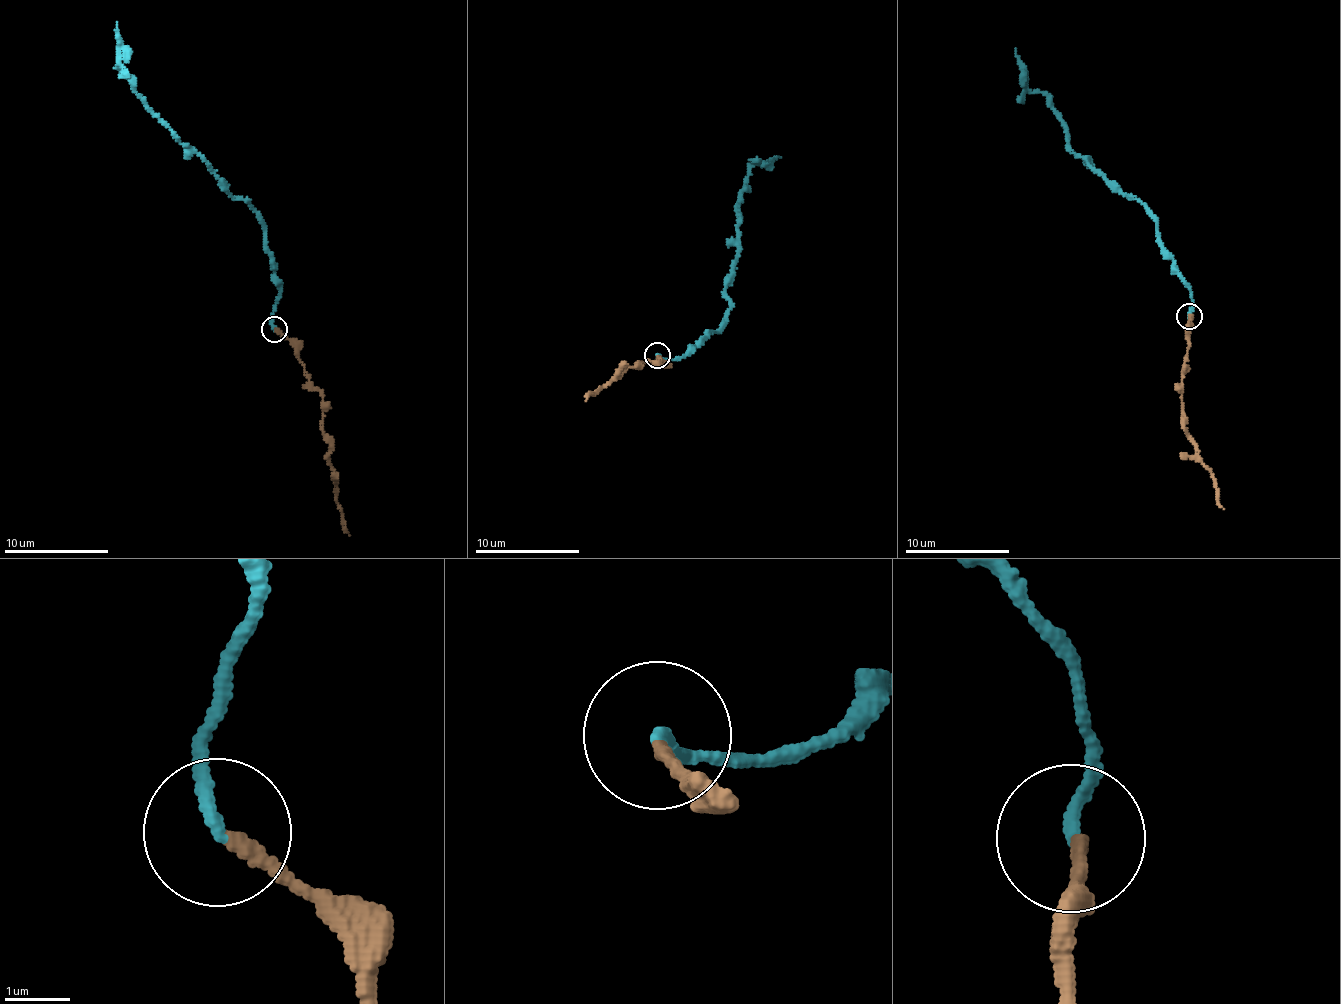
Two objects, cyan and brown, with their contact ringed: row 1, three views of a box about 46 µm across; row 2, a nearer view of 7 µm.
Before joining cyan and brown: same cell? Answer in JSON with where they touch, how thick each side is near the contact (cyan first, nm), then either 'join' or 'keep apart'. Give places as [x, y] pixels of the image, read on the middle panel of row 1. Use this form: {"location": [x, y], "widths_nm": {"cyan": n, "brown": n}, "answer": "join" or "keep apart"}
{"location": [657, 355], "widths_nm": {"cyan": 190, "brown": 180}, "answer": "join"}

